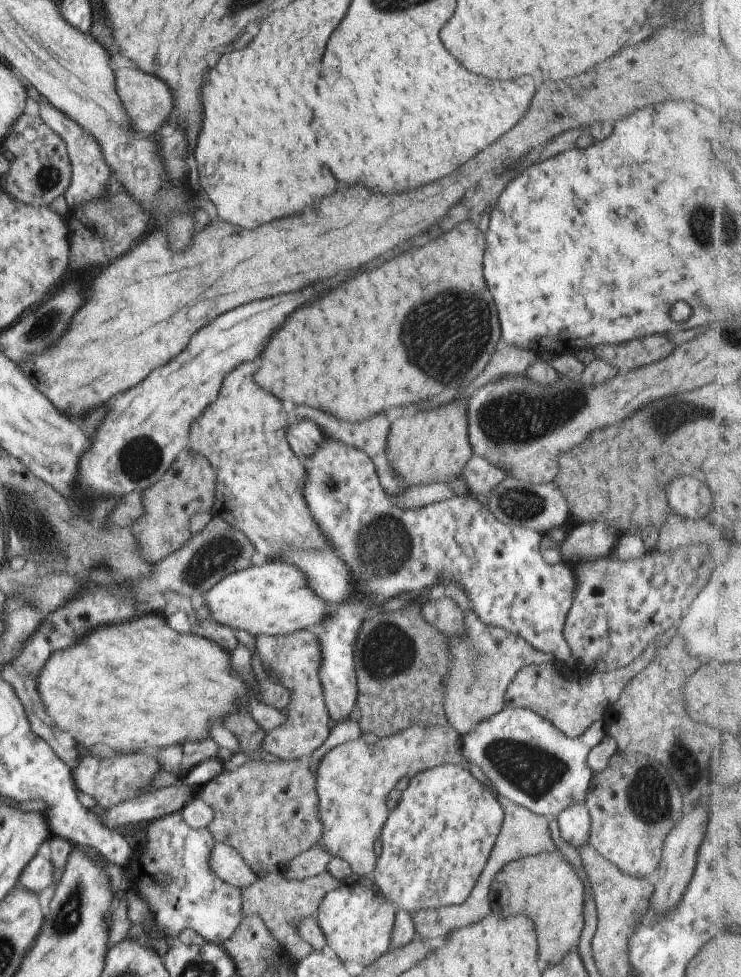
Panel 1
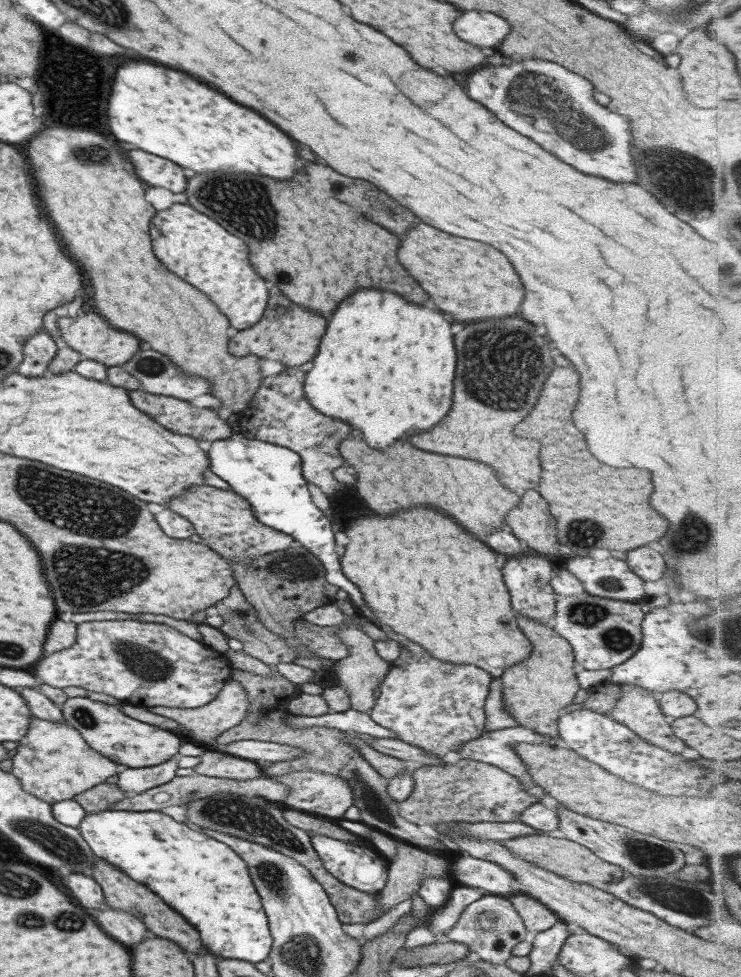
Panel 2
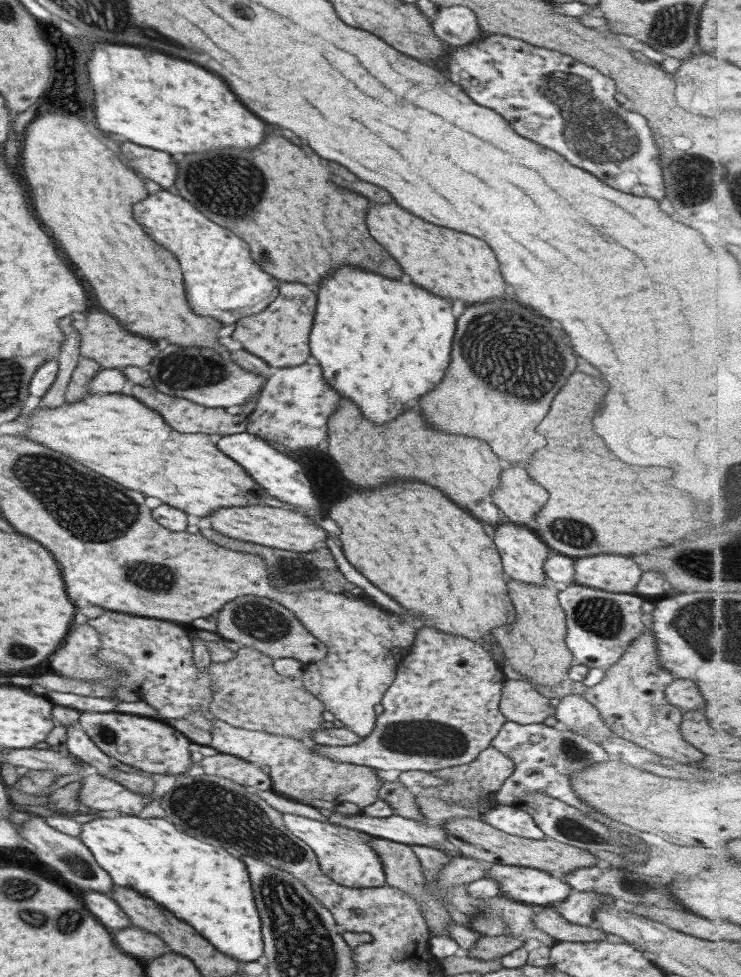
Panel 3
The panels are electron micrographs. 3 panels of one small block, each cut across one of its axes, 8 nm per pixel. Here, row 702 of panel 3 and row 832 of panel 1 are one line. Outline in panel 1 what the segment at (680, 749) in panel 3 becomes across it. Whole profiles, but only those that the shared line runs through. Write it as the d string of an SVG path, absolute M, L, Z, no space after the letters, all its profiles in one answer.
M617 750L599 773L593 773L584 806L589 816L588 844L624 874L653 879L661 857L661 846L667 832L681 814L681 796L665 766L637 752Z

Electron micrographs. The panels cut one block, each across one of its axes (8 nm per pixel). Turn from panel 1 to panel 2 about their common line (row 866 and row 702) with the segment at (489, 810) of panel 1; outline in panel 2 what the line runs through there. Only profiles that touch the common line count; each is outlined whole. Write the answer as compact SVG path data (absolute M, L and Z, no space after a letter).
M409 640L401 642L401 654L390 662L389 670L378 686L379 696L367 714L376 724L388 728L400 741L415 746L423 752L429 752L437 758L443 758L448 752L457 752L463 743L476 739L484 730L484 704L487 698L492 676L473 664L445 664L431 658L425 650Z

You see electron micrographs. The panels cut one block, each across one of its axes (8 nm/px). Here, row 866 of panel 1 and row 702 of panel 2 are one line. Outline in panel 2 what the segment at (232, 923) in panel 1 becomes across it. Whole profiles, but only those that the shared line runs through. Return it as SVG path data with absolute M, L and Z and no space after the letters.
M135 619L89 621L76 624L74 643L53 652L37 662L33 672L41 684L63 689L74 686L101 693L117 700L129 700L131 706L167 706L167 708L199 708L215 699L221 688L231 680L232 666L224 653L227 639L219 629L197 624L201 642L193 640L168 625L141 622Z

